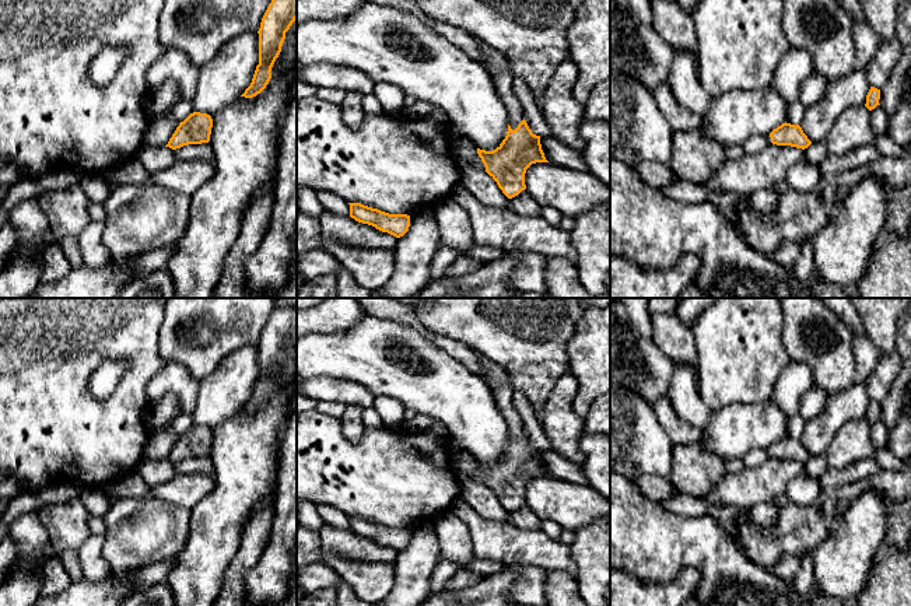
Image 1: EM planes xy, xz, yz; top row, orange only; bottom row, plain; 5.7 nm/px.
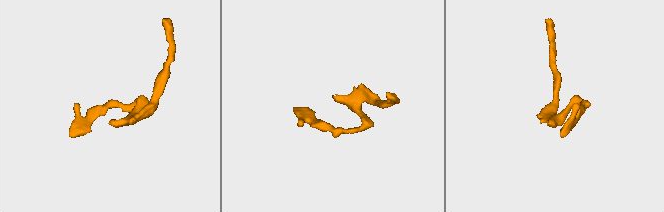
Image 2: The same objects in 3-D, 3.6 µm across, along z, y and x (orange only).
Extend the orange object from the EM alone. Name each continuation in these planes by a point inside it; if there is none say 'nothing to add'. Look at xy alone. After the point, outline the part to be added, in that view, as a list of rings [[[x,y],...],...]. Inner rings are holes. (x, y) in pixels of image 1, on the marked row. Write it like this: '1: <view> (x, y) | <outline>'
nothing to add

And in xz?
1: xz (494, 62) | [[[477,39],[477,42],[484,56],[484,67],[493,76],[497,95],[505,106],[508,125],[515,130],[523,120],[523,109],[514,94],[514,74],[507,59],[497,49],[483,41]]]

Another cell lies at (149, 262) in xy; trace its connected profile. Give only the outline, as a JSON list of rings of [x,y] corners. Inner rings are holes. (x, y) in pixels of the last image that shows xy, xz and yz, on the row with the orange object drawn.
[[[174,245],[136,256],[130,259],[130,265],[133,266],[134,276],[139,277],[154,270],[168,269],[172,256]]]

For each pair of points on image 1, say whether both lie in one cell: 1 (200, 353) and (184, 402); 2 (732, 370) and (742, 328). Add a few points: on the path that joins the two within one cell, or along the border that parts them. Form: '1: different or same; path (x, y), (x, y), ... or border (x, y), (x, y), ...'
1: different; border (167, 361), (181, 364), (198, 381)
2: same; path (738, 360), (738, 337)

